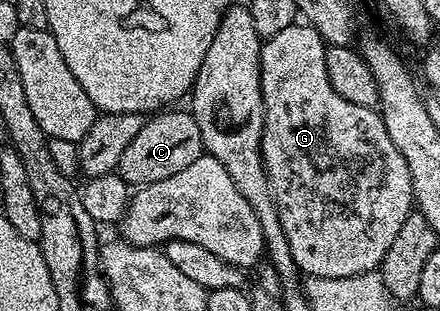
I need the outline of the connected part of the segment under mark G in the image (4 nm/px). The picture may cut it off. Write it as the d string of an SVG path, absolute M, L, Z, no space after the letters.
M294 25L283 29L283 33L275 33L275 37L264 40L261 45L261 93L262 107L265 110L265 124L262 129L261 153L259 161L265 167L267 185L271 189L271 197L275 201L275 209L279 213L279 225L283 225L283 233L287 237L287 245L291 245L291 257L295 257L295 265L302 276L315 278L347 278L368 271L377 271L383 257L387 257L387 249L391 249L399 225L414 210L413 190L411 189L411 173L407 173L407 161L387 137L387 129L383 125L380 114L372 107L355 105L339 93L331 85L327 77L325 64L326 42L314 27L308 25Z

